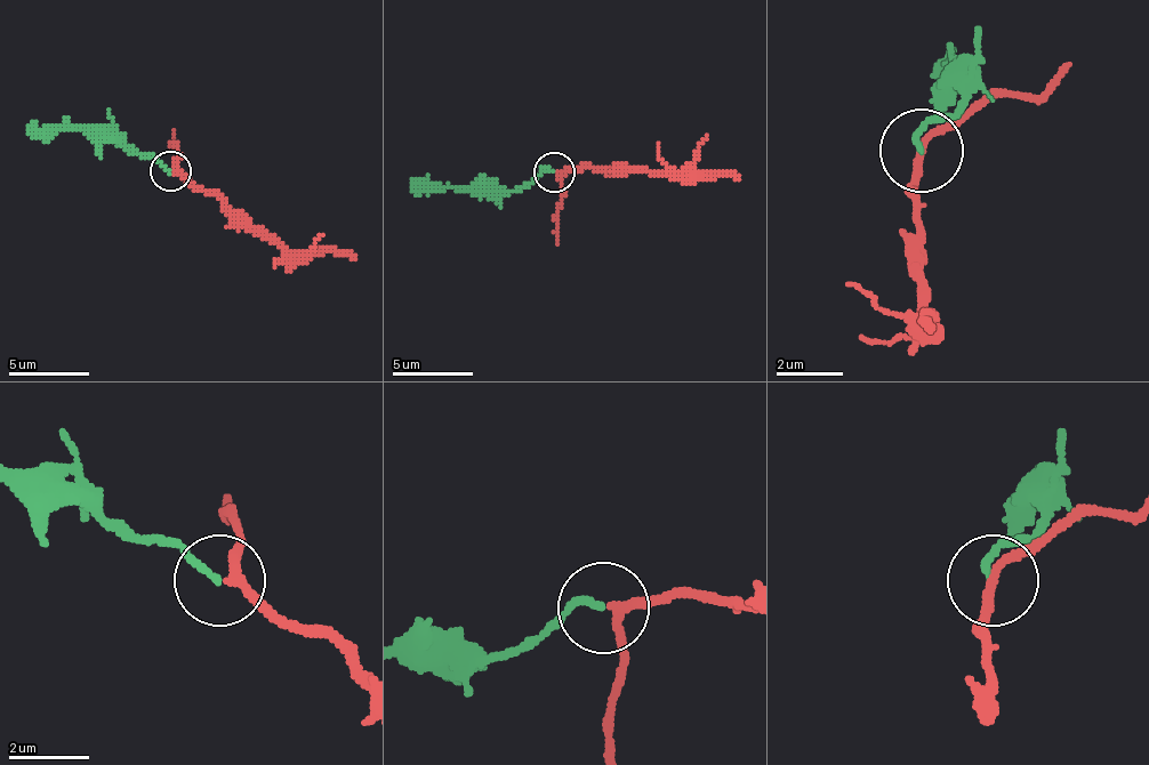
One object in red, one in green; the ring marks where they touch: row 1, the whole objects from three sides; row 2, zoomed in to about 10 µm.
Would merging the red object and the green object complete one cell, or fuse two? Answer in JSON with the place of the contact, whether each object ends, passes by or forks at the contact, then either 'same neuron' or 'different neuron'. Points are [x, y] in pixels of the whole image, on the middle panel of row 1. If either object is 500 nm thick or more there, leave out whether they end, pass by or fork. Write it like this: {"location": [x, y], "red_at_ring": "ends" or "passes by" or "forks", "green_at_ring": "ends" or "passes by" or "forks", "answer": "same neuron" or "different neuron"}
{"location": [554, 172], "red_at_ring": "passes by", "green_at_ring": "ends", "answer": "same neuron"}

